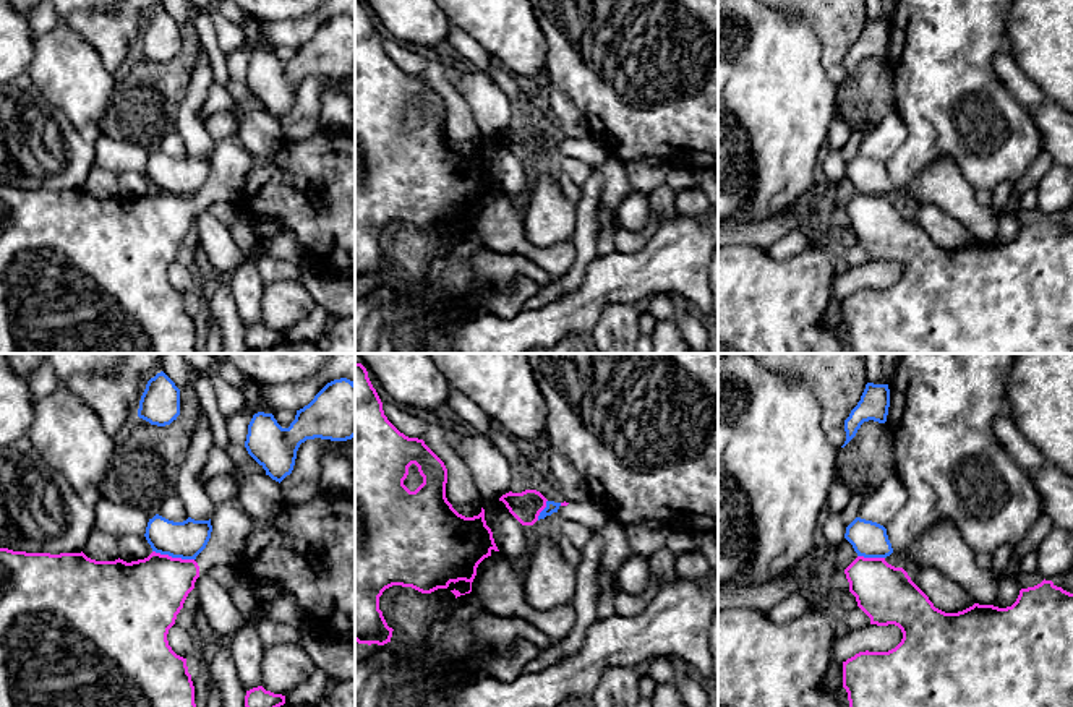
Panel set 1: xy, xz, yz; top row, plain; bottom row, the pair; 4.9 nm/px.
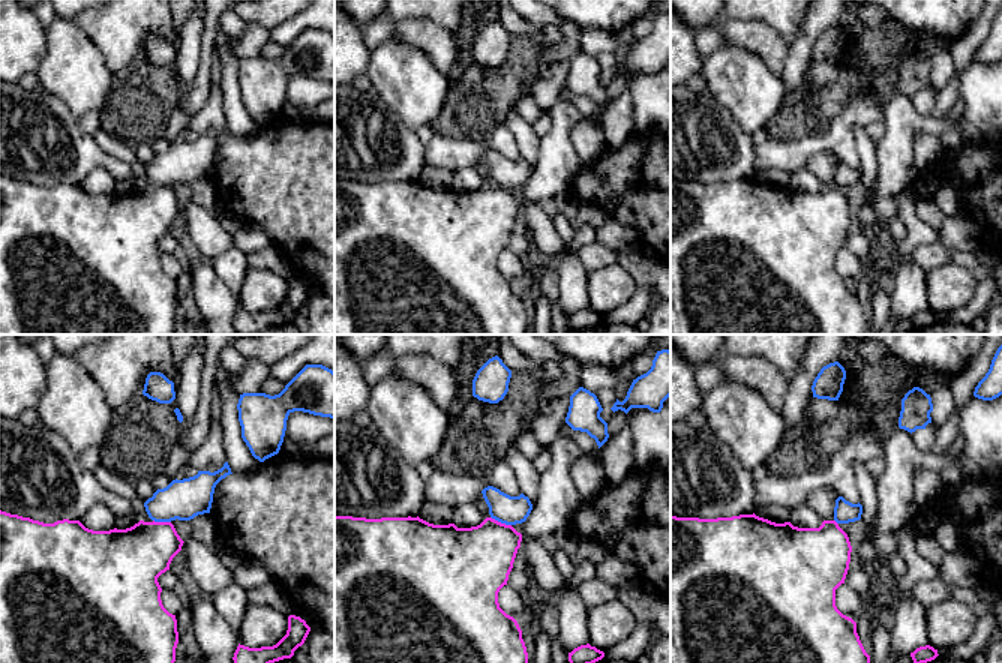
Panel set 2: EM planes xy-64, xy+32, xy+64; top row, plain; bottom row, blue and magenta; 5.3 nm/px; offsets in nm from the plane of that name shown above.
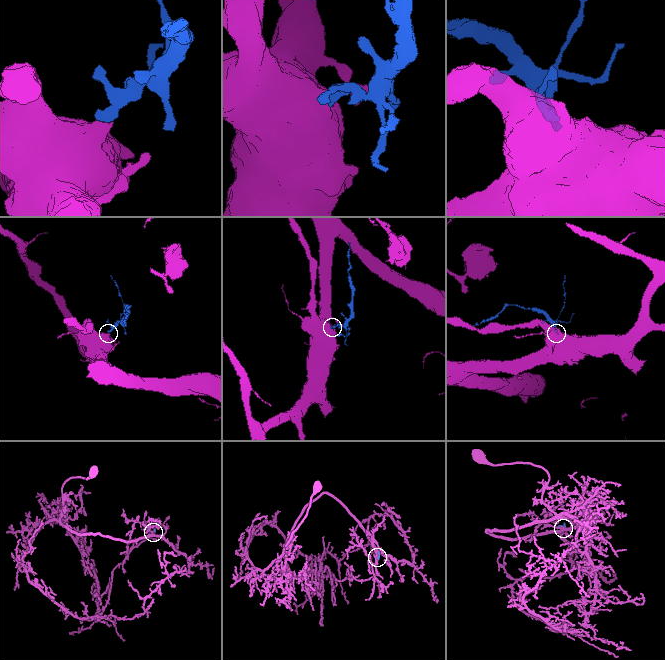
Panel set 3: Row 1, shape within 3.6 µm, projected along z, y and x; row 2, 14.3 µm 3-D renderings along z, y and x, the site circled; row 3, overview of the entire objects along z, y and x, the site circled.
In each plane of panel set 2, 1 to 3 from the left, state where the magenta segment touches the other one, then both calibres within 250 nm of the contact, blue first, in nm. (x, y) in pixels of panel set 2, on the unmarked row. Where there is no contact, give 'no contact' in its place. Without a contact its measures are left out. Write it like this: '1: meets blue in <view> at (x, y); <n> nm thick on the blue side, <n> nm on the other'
1: meets blue in xy-64 at (162, 185); 220 nm thick on the blue side, 320 nm on the other
2: meets blue in xy+32 at (501, 186); 160 nm thick on the blue side, 380 nm on the other
3: meets blue in xy+64 at (836, 185); 120 nm thick on the blue side, 360 nm on the other

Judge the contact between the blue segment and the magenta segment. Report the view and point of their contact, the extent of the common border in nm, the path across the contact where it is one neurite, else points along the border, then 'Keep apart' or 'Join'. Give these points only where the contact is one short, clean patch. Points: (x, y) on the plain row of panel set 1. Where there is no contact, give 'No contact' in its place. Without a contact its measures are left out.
Touches blue at xy (174, 193). Shared border 220 nm. Boundary: xy (153, 187), (162, 192), (193, 197). Keep apart

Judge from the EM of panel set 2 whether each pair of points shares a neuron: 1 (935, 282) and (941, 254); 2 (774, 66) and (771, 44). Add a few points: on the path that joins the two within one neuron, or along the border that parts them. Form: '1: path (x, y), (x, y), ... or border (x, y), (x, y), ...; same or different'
1: border (950, 258), (926, 273); different
2: path (774, 60), (773, 50); same

